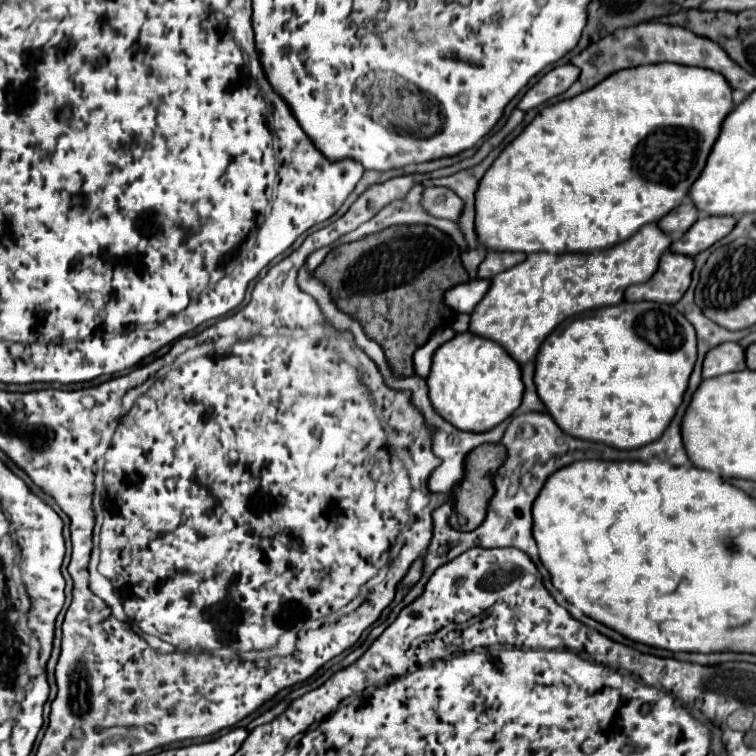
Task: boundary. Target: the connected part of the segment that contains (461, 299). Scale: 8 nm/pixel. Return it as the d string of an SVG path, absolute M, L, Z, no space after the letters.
M469 280L465 284L457 284L457 288L449 288L445 292L445 306L455 314L471 314L477 302L485 296L487 288L489 280Z

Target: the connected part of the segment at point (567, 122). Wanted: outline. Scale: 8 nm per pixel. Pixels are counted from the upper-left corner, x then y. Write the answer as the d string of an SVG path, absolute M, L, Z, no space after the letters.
M649 64L649 66L627 68L627 70L611 74L607 80L603 80L589 92L583 92L581 96L547 106L533 118L533 122L511 144L503 148L499 158L491 164L491 168L485 172L485 176L479 182L479 188L475 192L477 196L475 232L477 232L479 244L493 252L525 252L525 254L555 252L555 254L561 254L561 252L603 250L603 248L609 248L613 244L619 244L631 238L641 226L661 220L667 212L677 208L687 198L691 184L701 174L705 160L711 152L711 146L715 144L719 136L721 122L731 110L733 110L731 88L721 78L719 72L709 72L707 68L685 68L679 64Z

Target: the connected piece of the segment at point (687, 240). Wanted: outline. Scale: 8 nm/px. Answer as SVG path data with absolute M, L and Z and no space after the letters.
M703 216L687 230L687 234L681 240L673 242L673 252L697 256L699 252L713 246L717 240L725 238L733 230L733 226L733 216Z

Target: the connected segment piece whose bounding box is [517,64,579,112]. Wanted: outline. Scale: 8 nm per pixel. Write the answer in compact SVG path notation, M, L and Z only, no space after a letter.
M561 64L561 66L555 66L553 70L549 70L537 84L533 84L527 94L521 98L521 102L517 104L519 110L527 112L543 102L547 102L549 98L553 96L559 96L561 92L565 92L573 80L579 78L579 70L571 64Z

